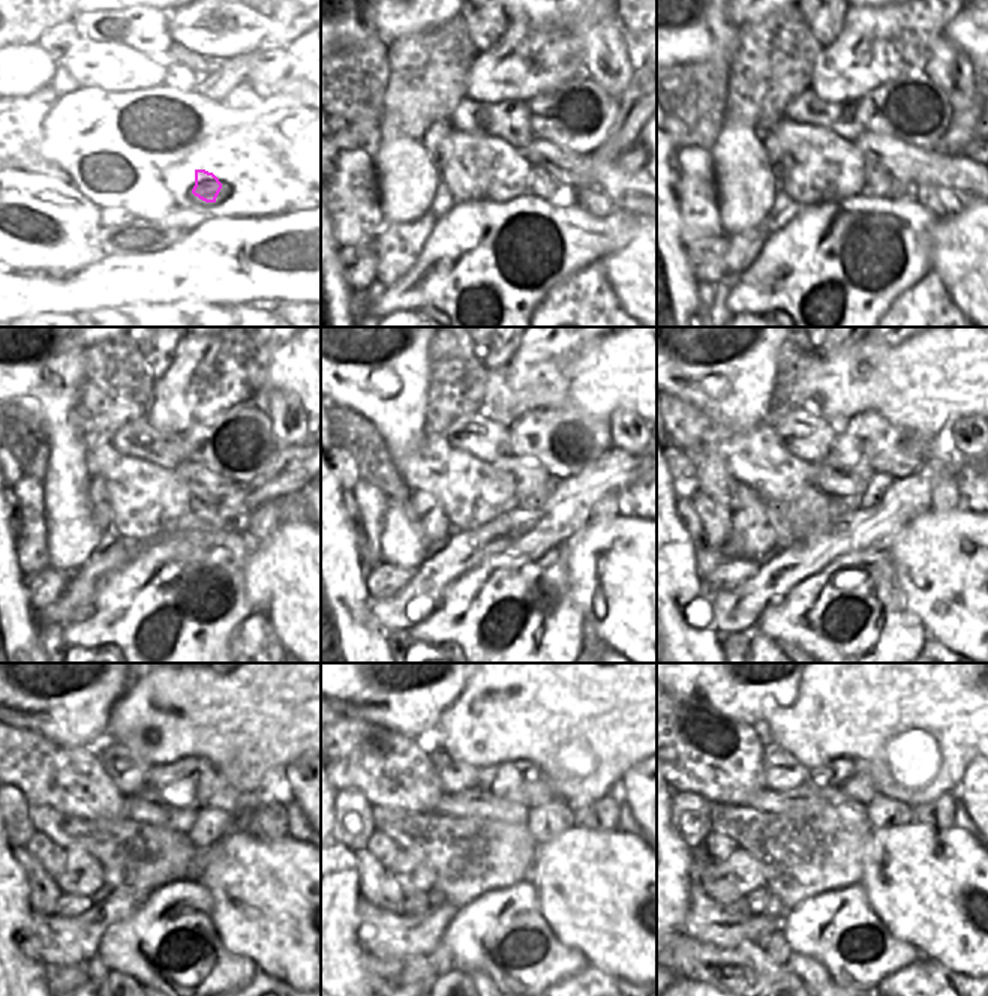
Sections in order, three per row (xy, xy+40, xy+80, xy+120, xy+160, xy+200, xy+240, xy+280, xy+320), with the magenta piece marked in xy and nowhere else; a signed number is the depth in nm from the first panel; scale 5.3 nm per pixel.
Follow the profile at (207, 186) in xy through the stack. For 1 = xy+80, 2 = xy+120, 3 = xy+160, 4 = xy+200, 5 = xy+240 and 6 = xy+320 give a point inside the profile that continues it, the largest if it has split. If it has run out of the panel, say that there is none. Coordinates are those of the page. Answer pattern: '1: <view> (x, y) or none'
1: xy+80 (879, 183)
2: xy+120 (200, 507)
3: xy+160 (538, 498)
4: xy+200 (879, 483)
5: xy+240 (210, 825)
6: xy+320 (882, 812)

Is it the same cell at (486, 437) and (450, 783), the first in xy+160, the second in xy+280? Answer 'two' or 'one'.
one

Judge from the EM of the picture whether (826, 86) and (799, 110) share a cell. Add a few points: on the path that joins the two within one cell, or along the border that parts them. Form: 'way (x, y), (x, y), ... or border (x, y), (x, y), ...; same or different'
border (810, 87), (823, 99), (850, 101); different

